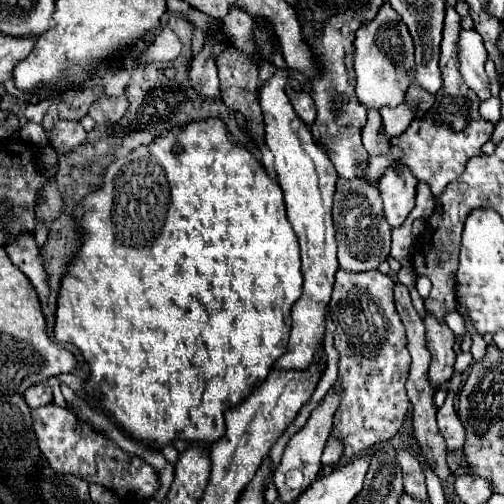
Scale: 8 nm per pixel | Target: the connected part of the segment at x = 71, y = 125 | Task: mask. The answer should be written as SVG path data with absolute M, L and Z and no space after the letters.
M58 121L50 133L50 145L60 151L70 151L86 139L86 131L80 121Z

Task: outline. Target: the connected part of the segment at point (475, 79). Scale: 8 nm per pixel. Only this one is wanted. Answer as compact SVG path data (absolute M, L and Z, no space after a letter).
M462 29L458 59L460 59L460 73L466 81L466 85L480 97L480 101L486 101L490 97L488 75L484 71L486 49L476 31Z

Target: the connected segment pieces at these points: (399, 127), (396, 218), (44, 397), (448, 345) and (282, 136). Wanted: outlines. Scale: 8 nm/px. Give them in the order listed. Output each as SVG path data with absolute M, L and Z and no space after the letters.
M402 103L400 107L394 107L394 109L380 109L380 115L382 115L382 121L384 121L384 131L388 135L388 139L396 137L396 135L402 135L402 131L406 131L408 123L414 119L414 111Z
M404 165L388 167L380 177L378 189L384 199L384 215L390 227L400 227L414 209L416 181L418 179Z
M34 385L24 393L24 399L30 409L36 409L36 407L52 401L52 389L48 385Z
M432 315L424 317L424 325L426 325L426 341L428 341L426 345L428 351L432 353L428 379L434 391L438 391L440 385L450 381L454 373L454 361L456 361L456 353L452 349L454 333L446 323L438 323L436 319L432 319Z
M278 69L270 81L260 87L260 107L266 125L266 145L276 157L278 183L284 191L288 221L292 223L302 255L302 275L304 291L298 303L292 307L292 331L286 353L274 363L272 369L294 369L306 371L314 359L326 361L324 333L326 333L326 307L330 301L334 273L338 271L336 259L336 239L332 225L332 195L336 191L336 169L328 155L316 147L308 125L294 113L292 103L286 95L286 83L290 75Z

